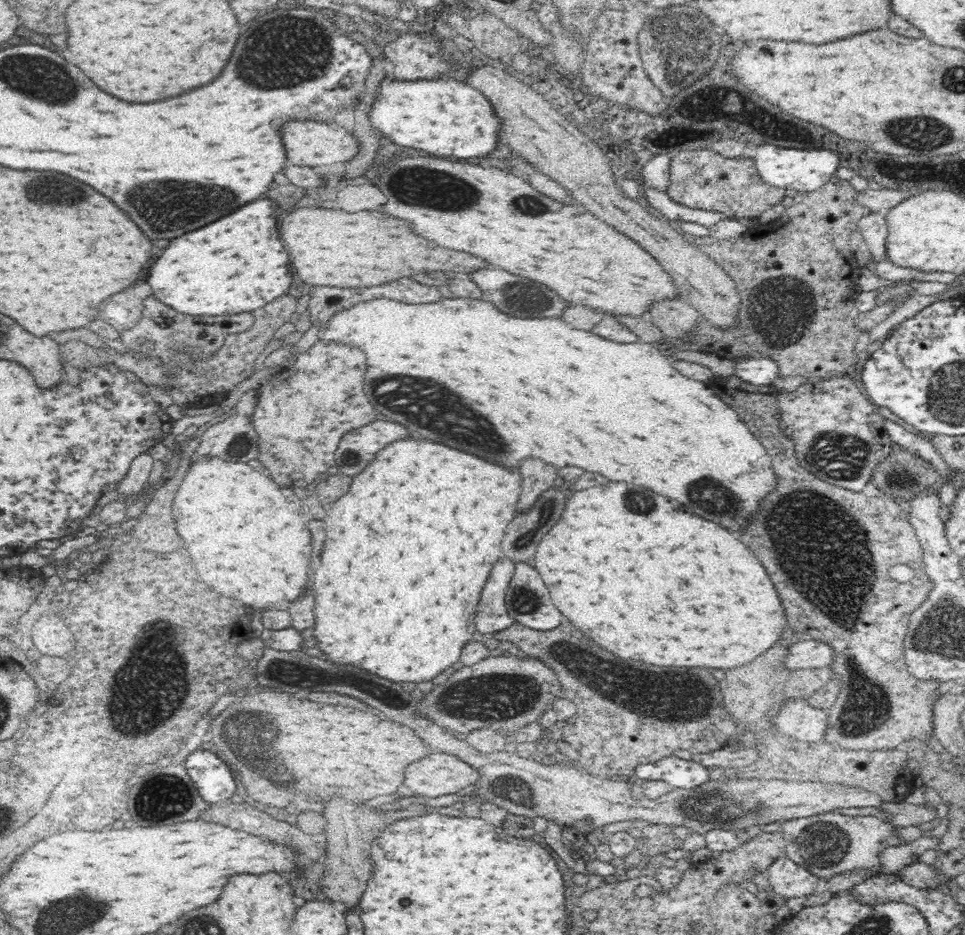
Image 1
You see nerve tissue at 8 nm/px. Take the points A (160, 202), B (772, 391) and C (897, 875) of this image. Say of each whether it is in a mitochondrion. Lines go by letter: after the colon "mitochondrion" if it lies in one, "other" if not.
A: mitochondrion
B: other
C: other

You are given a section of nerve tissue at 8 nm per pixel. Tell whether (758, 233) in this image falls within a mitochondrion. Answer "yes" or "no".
no

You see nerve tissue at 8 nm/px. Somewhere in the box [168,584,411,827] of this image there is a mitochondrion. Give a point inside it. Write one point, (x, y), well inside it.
(235, 741)

